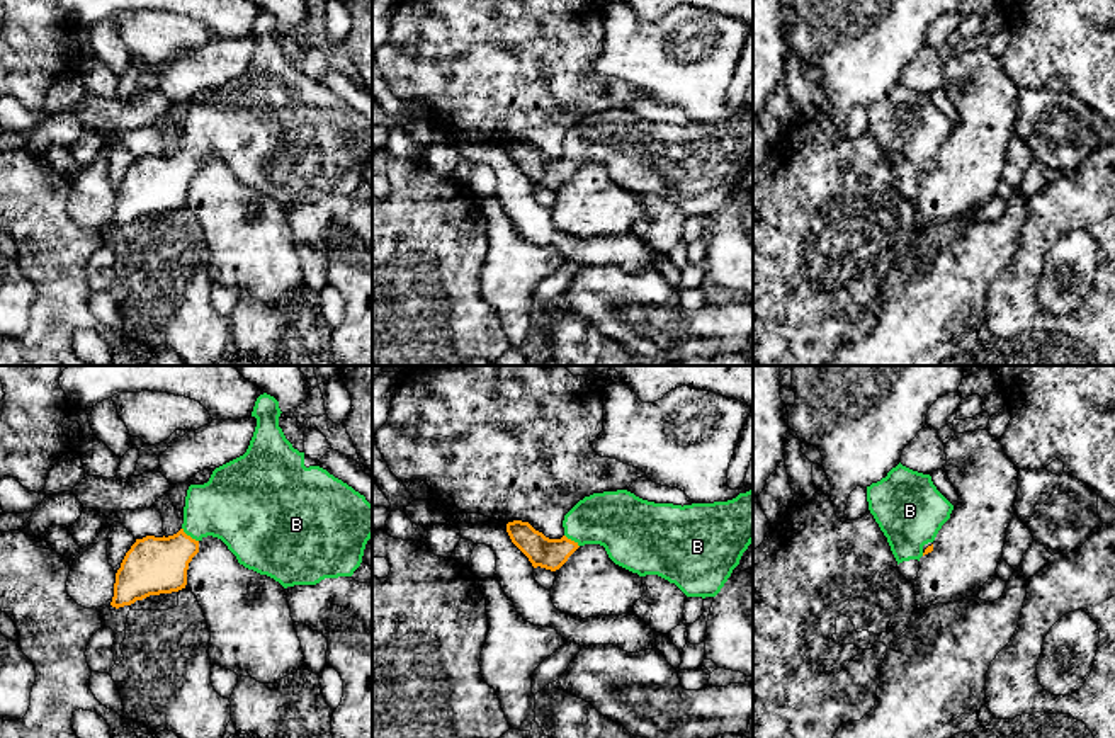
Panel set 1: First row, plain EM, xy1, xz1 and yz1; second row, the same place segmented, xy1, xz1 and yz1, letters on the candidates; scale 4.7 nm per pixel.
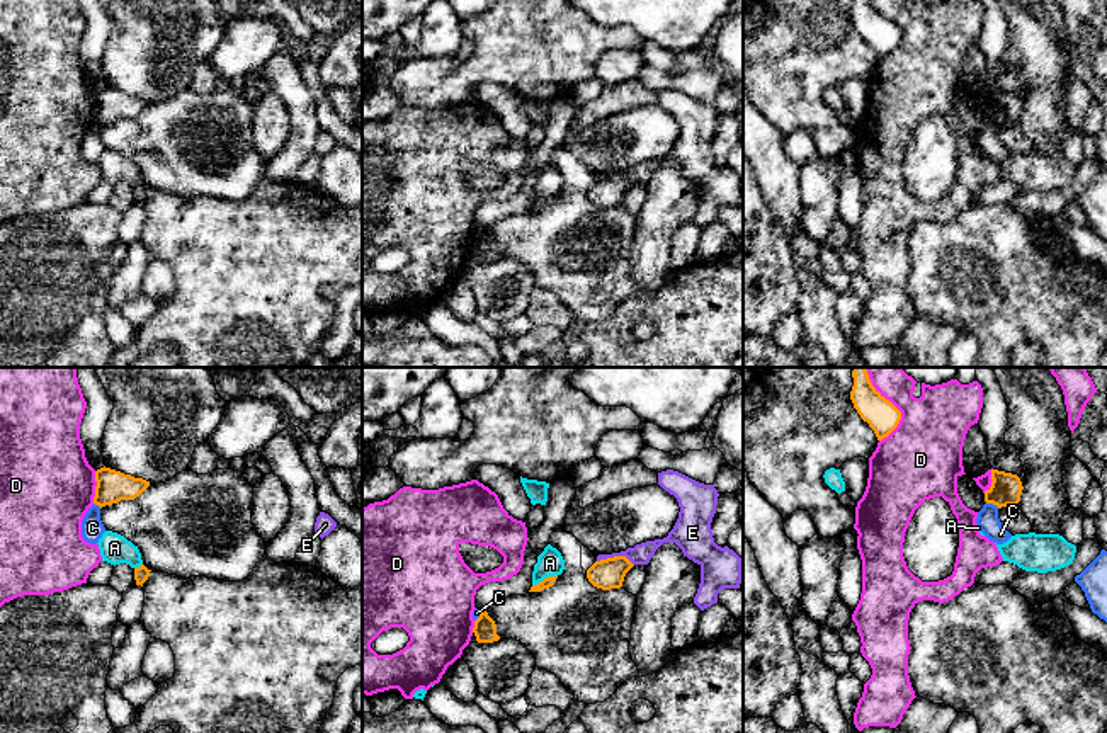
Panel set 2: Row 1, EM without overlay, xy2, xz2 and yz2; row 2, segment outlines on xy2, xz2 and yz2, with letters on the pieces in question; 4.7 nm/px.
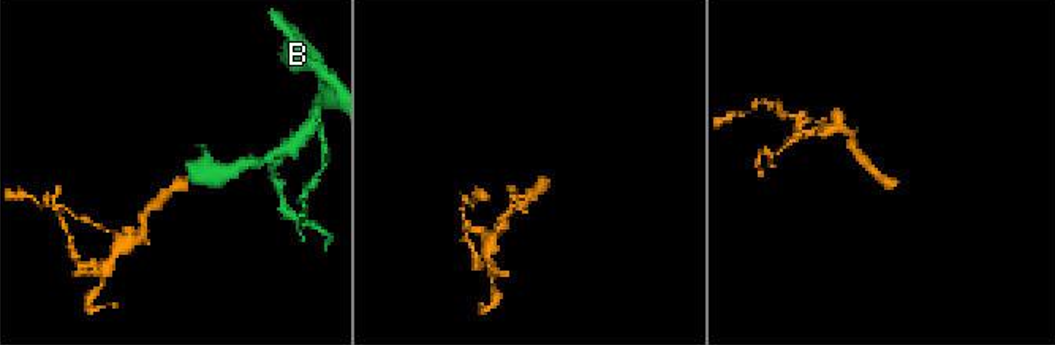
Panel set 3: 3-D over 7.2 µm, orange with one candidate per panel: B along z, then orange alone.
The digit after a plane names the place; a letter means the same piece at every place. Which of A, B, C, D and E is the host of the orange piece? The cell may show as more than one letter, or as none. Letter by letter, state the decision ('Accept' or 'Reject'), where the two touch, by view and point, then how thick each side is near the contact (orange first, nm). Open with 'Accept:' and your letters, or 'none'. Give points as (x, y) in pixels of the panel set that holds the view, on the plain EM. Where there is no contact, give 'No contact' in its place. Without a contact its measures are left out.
Accept: B
A: Reject. Touches orange at xz2 (544, 198). Thickness 50 nm (orange) against 130 nm
B: Accept. Touches orange at xy1 (189, 155). Thickness 280 nm (orange) against 320 nm
C: Reject. Touches orange at yz2 (993, 123). Thickness 150 nm (orange) against 110 nm
D: Reject. Touches orange at yz2 (900, 31). Thickness 160 nm (orange) against 380 nm
E: Reject. Touches orange at xz2 (616, 176). Thickness 140 nm (orange) against 100 nm

